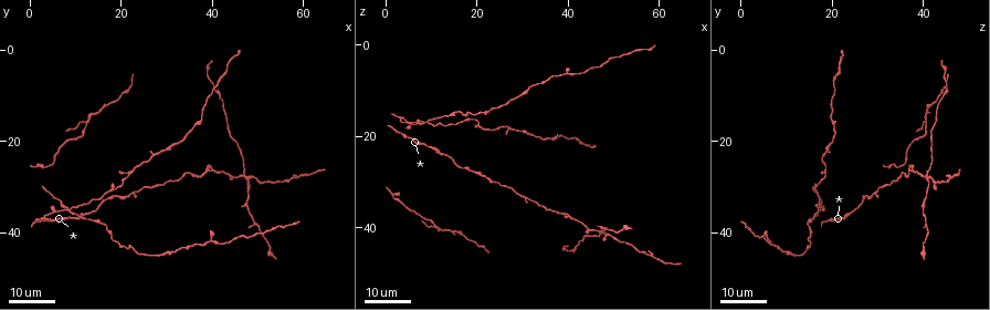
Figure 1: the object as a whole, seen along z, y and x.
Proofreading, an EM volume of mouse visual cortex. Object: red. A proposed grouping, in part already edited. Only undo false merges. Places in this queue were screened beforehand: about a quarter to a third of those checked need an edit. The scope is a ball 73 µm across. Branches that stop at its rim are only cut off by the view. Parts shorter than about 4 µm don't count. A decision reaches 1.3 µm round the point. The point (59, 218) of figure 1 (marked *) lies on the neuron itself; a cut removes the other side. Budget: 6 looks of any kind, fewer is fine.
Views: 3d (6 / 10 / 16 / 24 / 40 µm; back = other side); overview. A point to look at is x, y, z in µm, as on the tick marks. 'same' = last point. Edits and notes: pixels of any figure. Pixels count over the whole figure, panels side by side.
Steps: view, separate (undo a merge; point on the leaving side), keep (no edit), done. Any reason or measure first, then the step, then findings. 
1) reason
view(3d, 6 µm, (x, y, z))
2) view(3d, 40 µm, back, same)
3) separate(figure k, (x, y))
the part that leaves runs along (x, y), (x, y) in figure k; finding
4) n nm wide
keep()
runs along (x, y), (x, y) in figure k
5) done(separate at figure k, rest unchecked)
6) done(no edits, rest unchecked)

four or more arms meet
view(3d, 24 µm, (8.5, 35.0, 17.5))

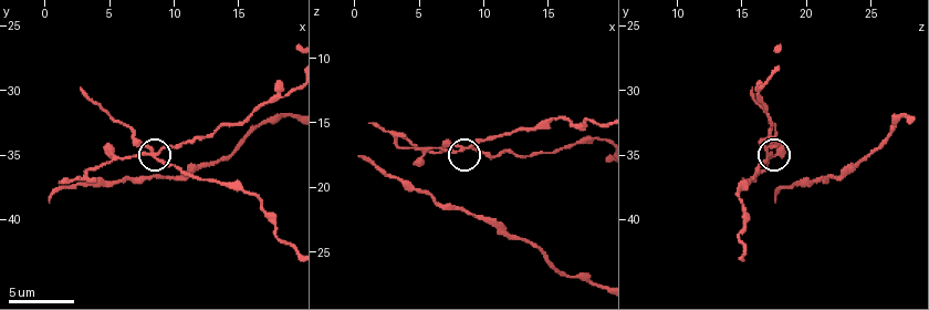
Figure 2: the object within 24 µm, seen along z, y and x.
view(3d, 6 µm, (8.8, 35.2, 16.8))

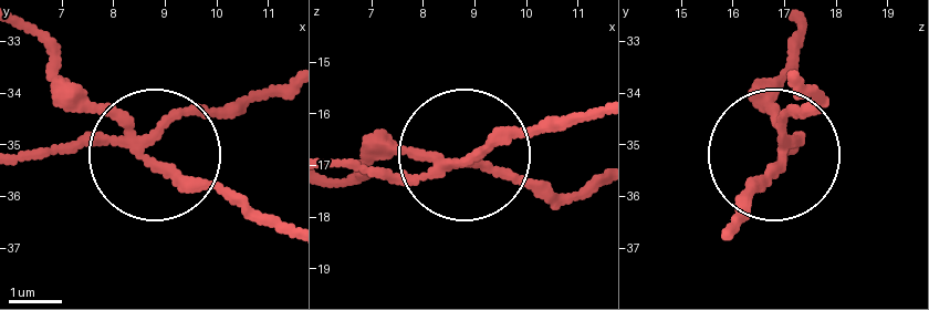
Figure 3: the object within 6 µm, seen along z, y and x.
view(3d, 6 µm, back, (8.60, 35.20, 16.95))

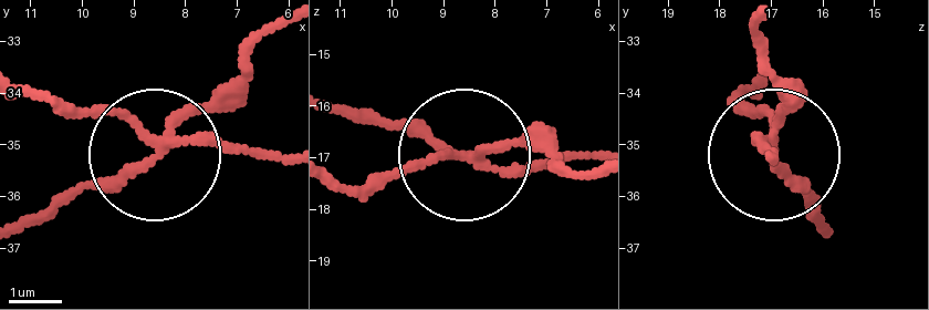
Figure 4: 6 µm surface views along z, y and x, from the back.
side arm 60 µm
separate(figure 4, (231, 105))
the part that leaves runs along (158, 146), (30, 216) in figure 4; a second neuron is stuck on

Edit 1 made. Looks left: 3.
thin arm on a thick one
view(3d, 16 µm, (12.5, 15.5, 40.5))

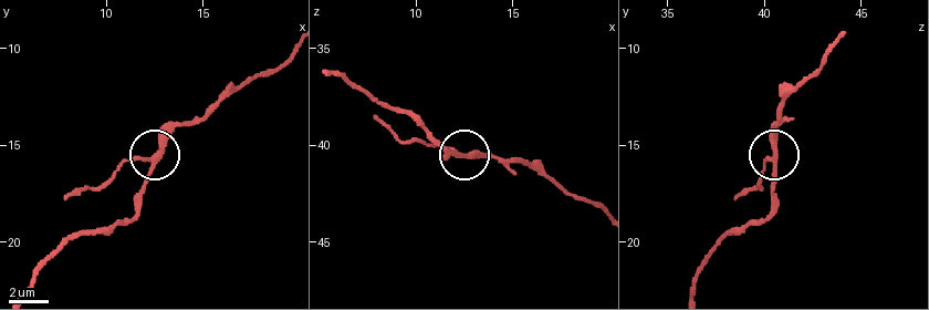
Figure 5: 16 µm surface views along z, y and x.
closer look
view(3d, 10 µm, (12.0, 15.8, 40.3))

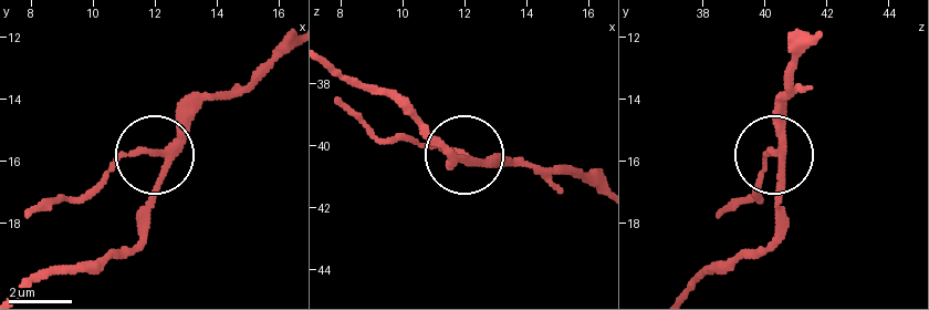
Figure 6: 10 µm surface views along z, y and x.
from behind
view(3d, 10 µm, back, (12.1, 15.7, 40.3))

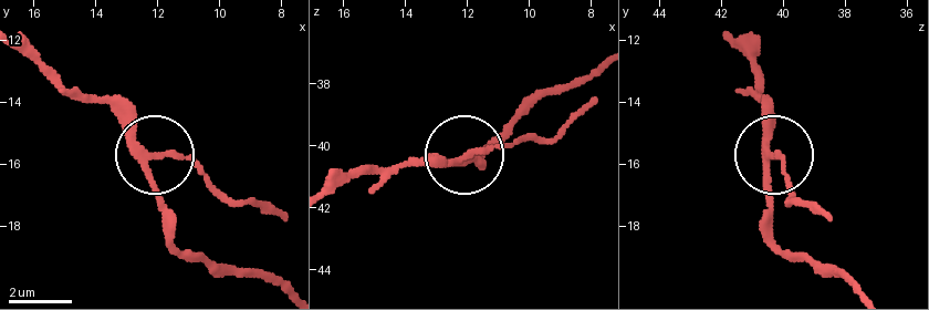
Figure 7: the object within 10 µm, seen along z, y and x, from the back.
200 nm wide
keep()
continuous, no second neuron

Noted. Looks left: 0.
done(separate at figure 4, rest unchecked)

